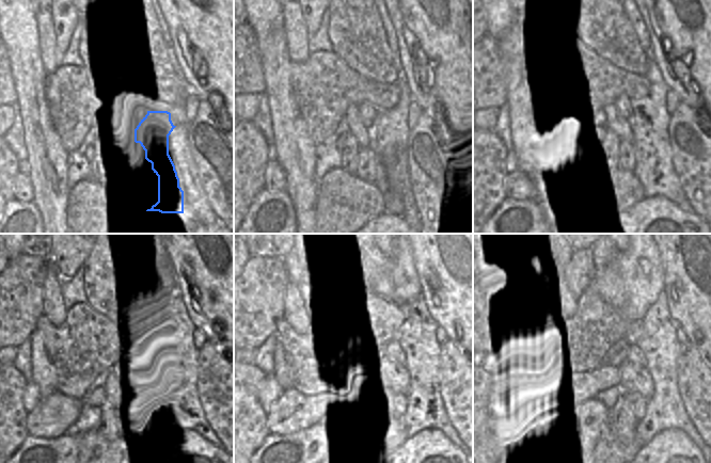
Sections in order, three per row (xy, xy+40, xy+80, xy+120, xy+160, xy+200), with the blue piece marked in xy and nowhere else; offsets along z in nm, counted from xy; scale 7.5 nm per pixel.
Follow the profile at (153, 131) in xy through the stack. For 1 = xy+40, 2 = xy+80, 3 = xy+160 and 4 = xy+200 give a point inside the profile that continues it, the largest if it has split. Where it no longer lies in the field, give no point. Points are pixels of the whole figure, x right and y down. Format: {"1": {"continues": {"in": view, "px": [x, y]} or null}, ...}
{"1": {"continues": {"in": "xy+40", "px": [389, 136]}}, "2": {"continues": {"in": "xy+80", "px": [634, 193]}}, "3": {"continues": {"in": "xy+160", "px": [397, 437]}}, "4": {"continues": {"in": "xy+200", "px": [630, 449]}}}

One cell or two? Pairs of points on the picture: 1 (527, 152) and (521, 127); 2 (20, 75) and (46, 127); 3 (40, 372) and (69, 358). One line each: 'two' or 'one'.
1: one
2: one
3: two

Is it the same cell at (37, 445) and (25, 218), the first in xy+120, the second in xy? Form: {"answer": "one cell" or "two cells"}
{"answer": "one cell"}

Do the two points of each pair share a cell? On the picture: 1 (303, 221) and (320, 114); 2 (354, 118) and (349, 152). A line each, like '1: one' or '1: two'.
1: two
2: one

